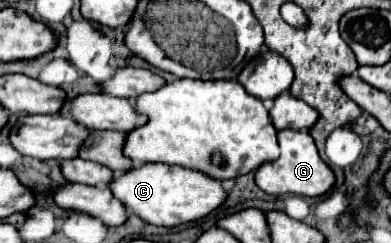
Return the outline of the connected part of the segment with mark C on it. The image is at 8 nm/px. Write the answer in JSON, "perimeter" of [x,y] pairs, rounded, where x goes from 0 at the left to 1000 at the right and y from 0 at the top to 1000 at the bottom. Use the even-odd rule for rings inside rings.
{"perimeter":[[[368,675],[302,724],[281,749],[281,774],[297,815],[312,815],[312,840],[327,872],[368,897],[394,930],[460,930],[496,905],[517,905],[583,815],[583,790],[568,774],[563,741],[547,741],[506,700],[471,683],[425,683],[425,675]]]}

